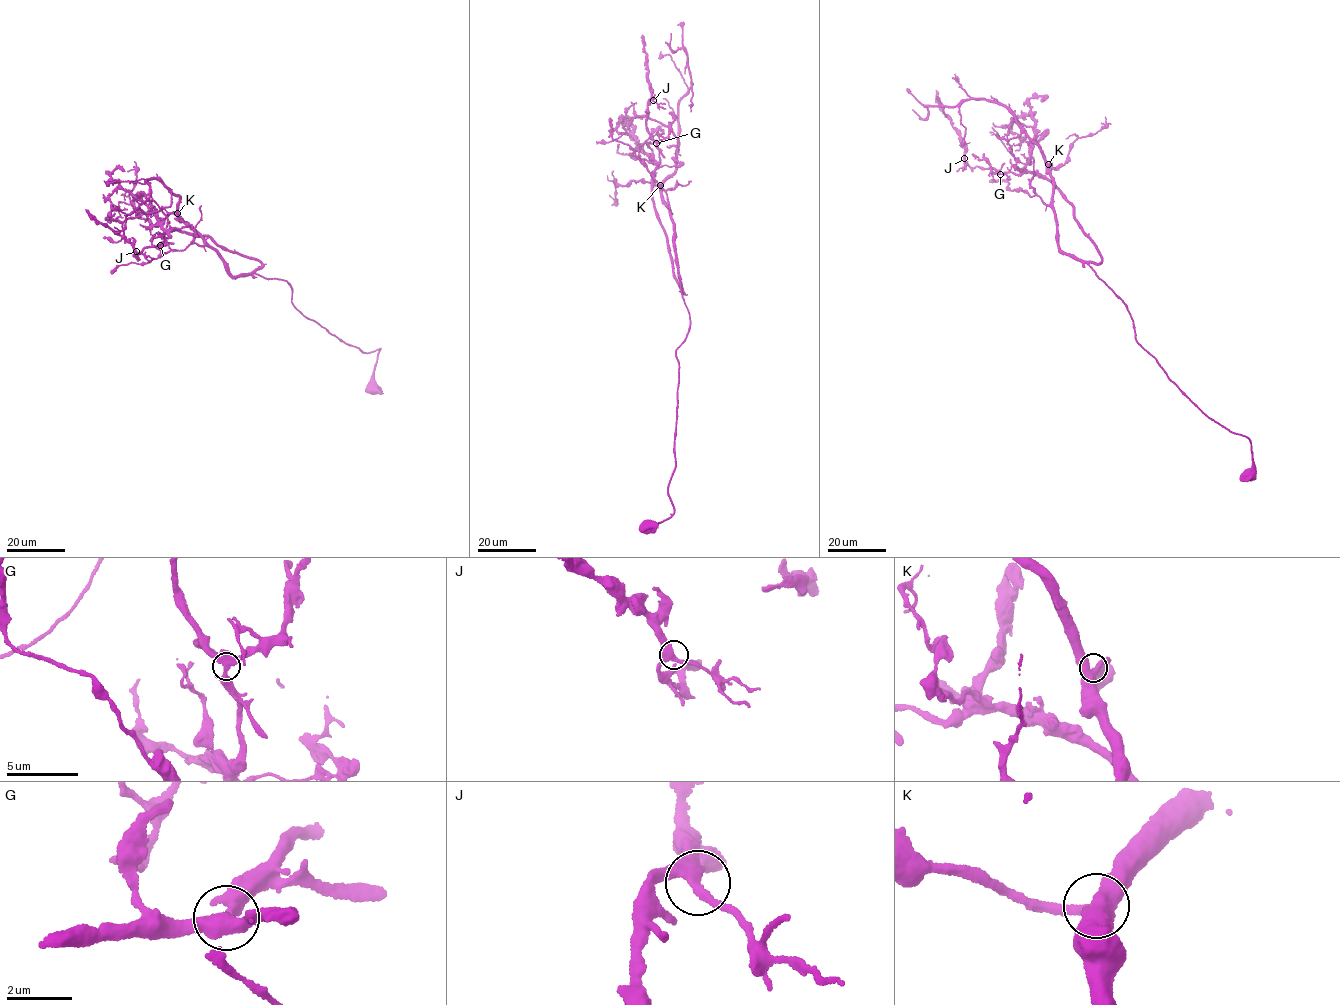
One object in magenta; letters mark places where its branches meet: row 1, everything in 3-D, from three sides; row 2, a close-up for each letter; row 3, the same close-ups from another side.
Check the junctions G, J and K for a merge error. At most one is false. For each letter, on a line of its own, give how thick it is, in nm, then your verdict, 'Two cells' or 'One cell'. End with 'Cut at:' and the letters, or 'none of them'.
G: Thickness 400 nm. One cell
J: Thickness 400 nm. One cell
K: Thickness 400 nm. One cell
Cut at: none of them

